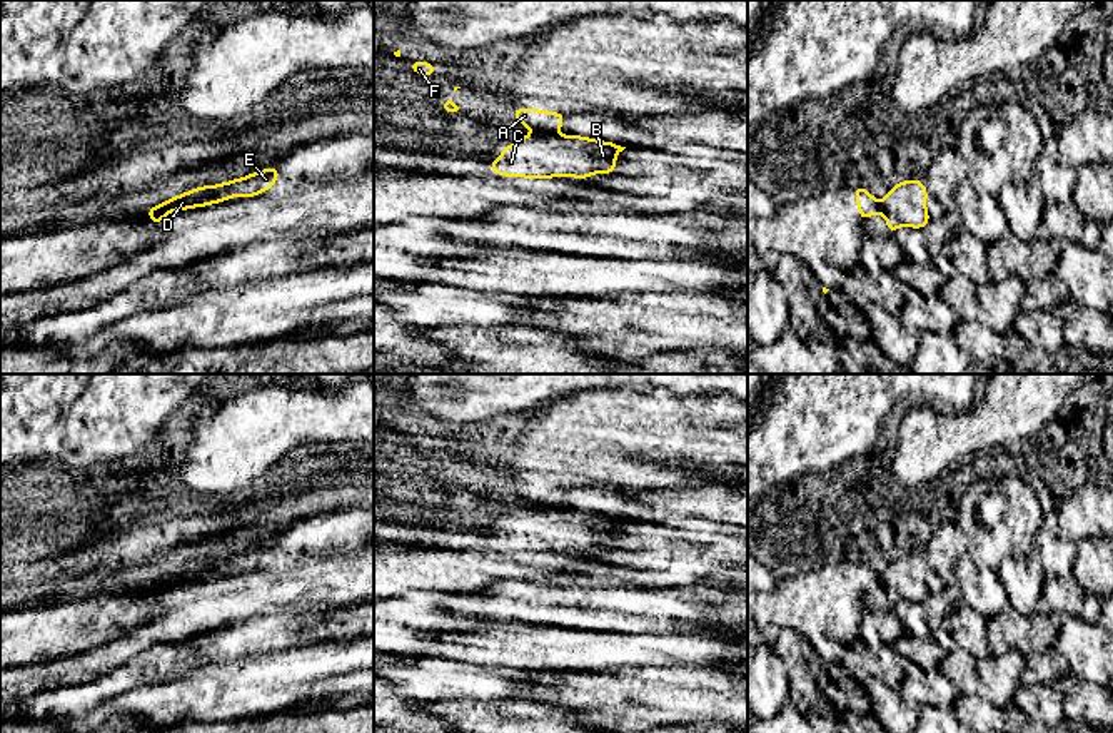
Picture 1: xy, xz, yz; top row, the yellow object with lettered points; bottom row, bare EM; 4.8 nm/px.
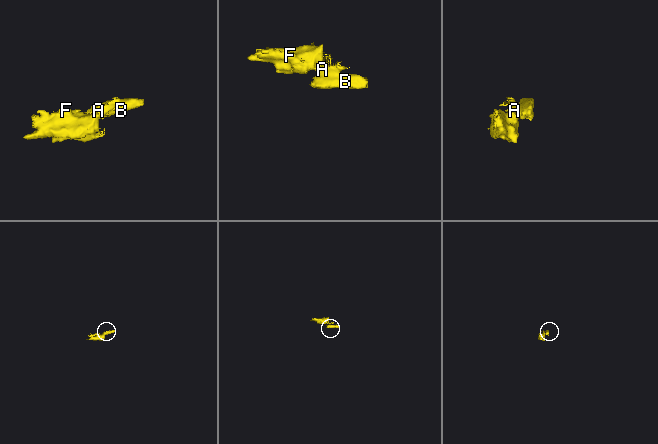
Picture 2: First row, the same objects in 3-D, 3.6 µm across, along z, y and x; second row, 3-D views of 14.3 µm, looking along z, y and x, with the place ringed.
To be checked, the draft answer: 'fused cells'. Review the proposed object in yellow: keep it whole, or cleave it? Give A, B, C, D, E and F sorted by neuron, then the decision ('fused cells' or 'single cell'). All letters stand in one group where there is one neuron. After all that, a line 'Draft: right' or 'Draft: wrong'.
A F / B C D E; fused cells
Draft: right

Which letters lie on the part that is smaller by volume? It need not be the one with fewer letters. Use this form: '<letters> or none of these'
B, C, D, E

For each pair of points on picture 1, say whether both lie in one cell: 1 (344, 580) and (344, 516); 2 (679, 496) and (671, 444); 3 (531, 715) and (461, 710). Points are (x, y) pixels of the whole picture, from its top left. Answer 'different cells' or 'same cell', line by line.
1: different cells
2: different cells
3: same cell

